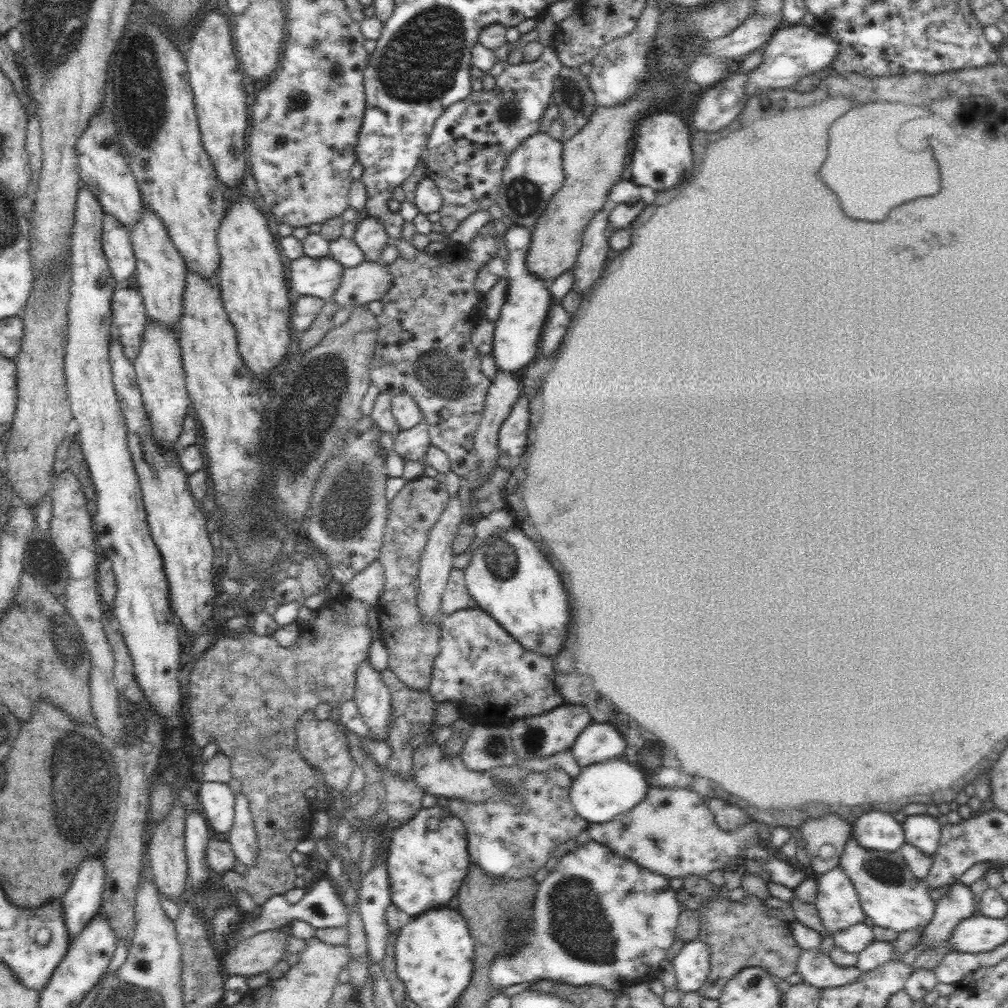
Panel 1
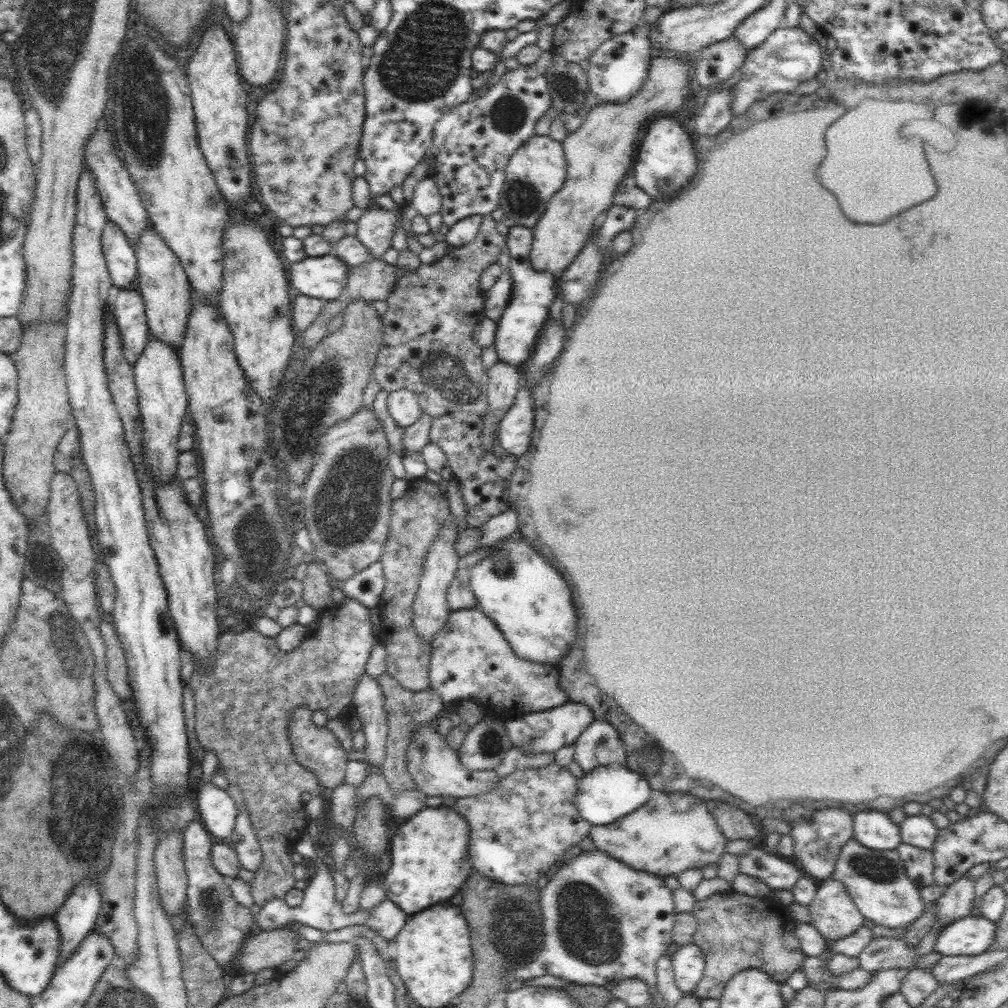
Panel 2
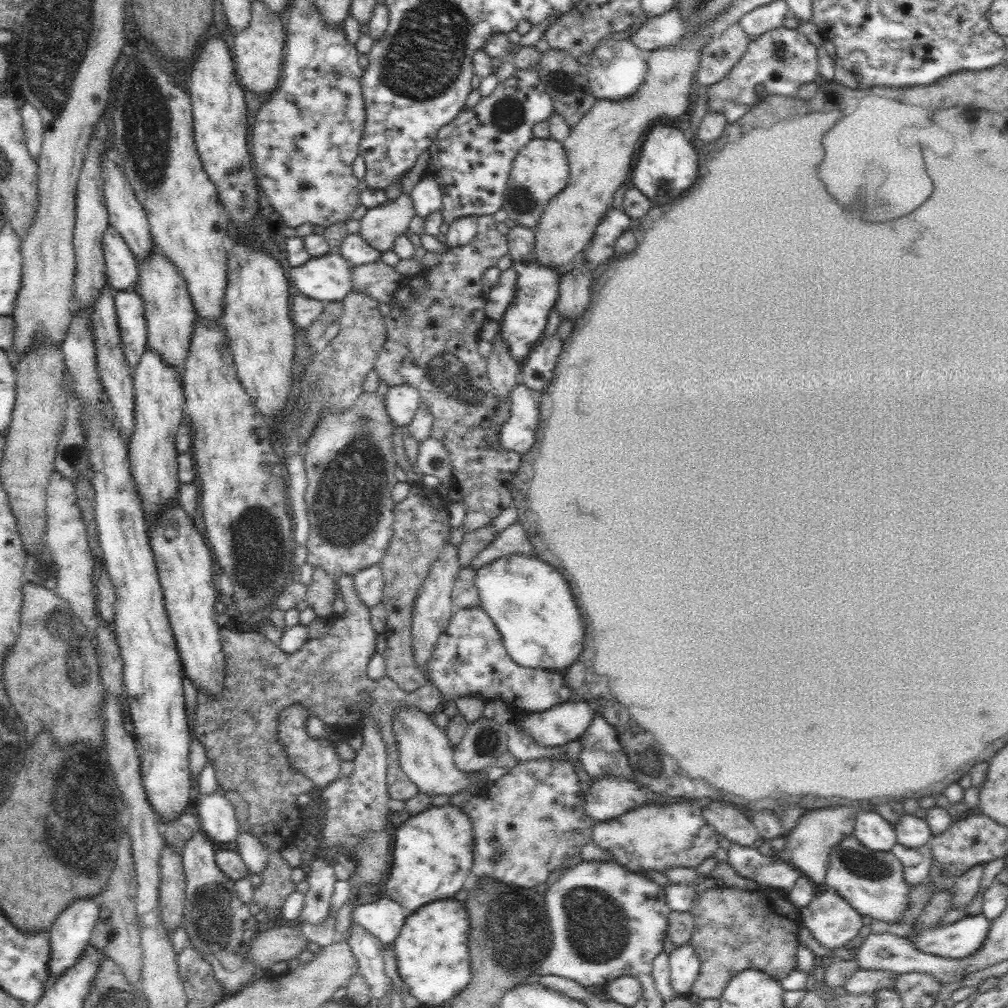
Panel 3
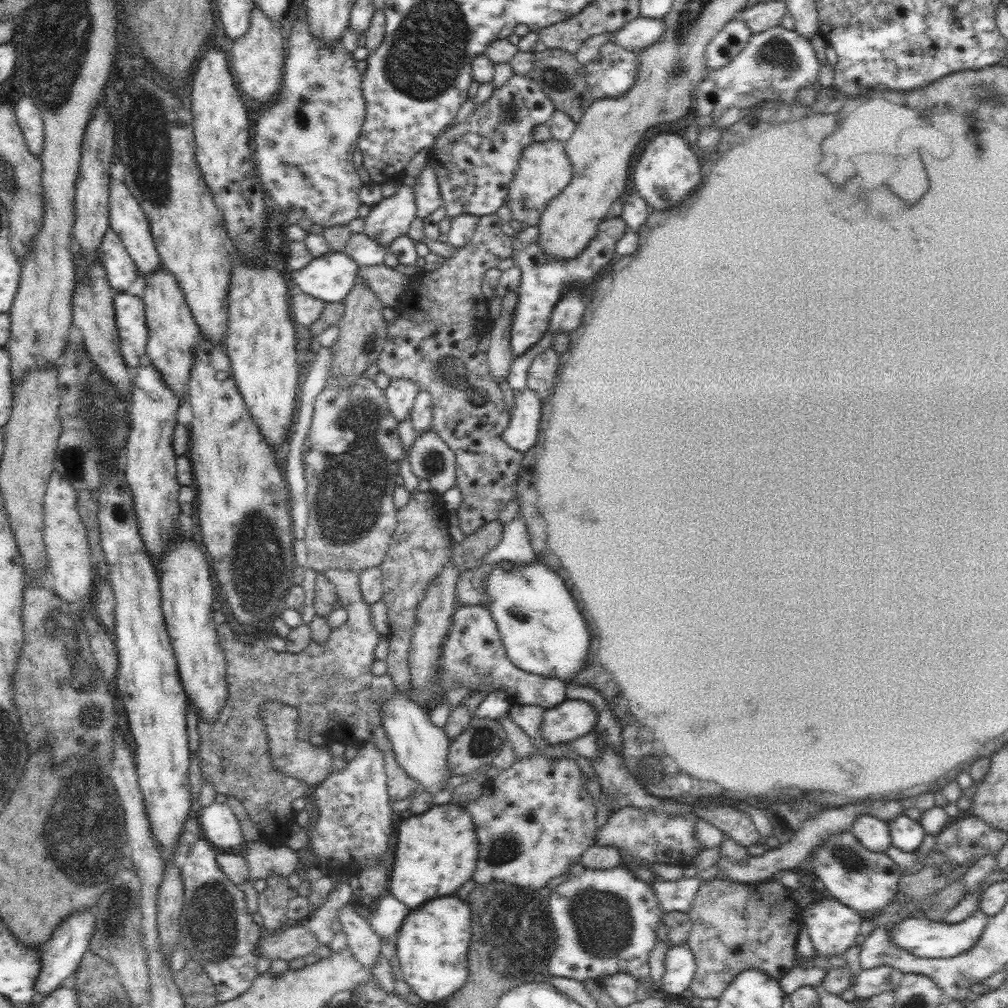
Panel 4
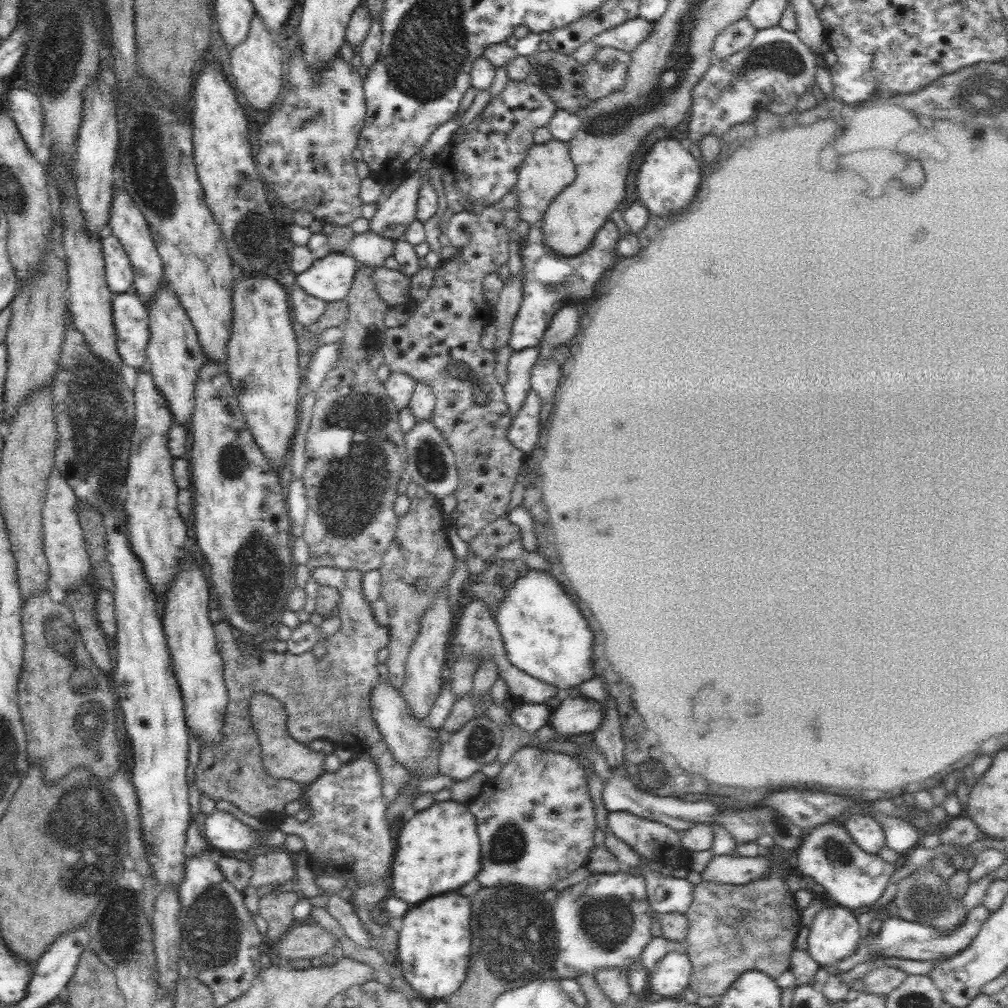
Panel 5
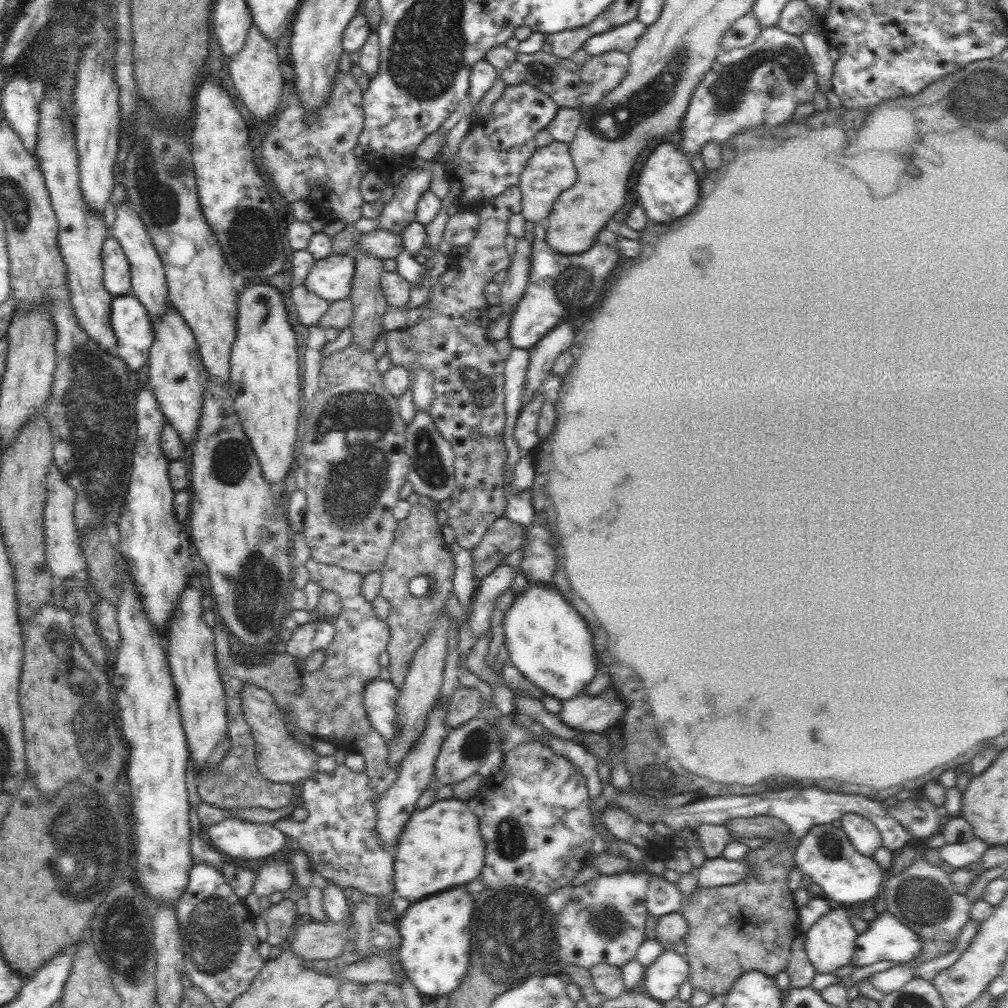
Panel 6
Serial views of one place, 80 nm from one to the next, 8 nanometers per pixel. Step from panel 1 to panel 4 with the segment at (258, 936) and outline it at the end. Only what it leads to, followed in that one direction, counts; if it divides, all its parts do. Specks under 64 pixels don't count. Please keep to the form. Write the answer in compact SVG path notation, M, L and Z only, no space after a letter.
M295 925L286 930L278 930L271 932L272 934L266 938L259 940L258 956L273 959L292 960L293 958L304 957L307 954L316 952L316 948L320 945L316 935L303 925Z

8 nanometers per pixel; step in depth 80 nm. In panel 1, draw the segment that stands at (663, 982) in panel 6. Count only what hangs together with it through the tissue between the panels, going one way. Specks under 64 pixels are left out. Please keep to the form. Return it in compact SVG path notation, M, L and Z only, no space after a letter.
M698 938L685 942L672 961L680 992L696 992L710 972L709 946Z

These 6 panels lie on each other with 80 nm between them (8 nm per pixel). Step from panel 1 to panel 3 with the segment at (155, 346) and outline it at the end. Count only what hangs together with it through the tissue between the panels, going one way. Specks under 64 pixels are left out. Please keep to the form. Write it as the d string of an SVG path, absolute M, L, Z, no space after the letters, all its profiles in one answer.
M148 348L141 356L138 366L133 370L133 387L135 390L134 420L135 429L127 445L130 472L136 483L138 494L140 495L141 507L146 514L154 517L162 512L179 496L179 474L177 461L177 448L175 447L175 436L182 420L181 412L185 406L185 394L182 385L182 373L172 366L168 366L157 350Z

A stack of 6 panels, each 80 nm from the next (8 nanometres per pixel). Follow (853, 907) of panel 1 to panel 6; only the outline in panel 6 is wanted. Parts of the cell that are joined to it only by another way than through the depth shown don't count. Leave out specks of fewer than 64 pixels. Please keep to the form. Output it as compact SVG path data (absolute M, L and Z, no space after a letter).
M845 906L831 909L815 922L805 933L805 951L810 962L814 965L815 974L830 974L841 966L851 964L856 948L858 934L850 923Z

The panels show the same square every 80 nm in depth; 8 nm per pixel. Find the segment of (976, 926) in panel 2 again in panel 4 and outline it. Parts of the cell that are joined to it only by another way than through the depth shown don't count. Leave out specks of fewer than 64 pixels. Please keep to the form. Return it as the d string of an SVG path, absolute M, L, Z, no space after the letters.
M978 909L962 922L946 923L932 921L923 915L907 917L889 930L889 937L895 946L901 946L918 958L950 958L970 950L978 942L987 923L987 914Z

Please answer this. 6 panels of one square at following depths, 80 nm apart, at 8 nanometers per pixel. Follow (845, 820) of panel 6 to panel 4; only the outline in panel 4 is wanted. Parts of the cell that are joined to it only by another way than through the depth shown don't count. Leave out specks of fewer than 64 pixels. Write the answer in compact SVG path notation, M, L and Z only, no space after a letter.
M863 814L853 820L852 834L860 844L874 852L885 851L891 845L888 823L871 814Z

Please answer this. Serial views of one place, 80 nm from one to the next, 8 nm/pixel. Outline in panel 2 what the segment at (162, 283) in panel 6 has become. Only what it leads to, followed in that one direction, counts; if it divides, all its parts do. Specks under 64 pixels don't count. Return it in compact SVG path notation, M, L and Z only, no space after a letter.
M108 129L101 135L98 135L96 130L93 132L85 144L85 169L88 169L94 178L94 186L100 193L107 218L117 224L134 245L139 241L142 231L149 226L148 211L142 204L141 196L123 163L122 155L114 150L112 136L114 132L108 132Z

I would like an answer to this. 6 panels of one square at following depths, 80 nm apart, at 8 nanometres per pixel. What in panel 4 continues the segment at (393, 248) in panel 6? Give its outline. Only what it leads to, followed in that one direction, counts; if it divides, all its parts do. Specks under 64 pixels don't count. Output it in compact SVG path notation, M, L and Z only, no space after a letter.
M353 233L346 239L345 250L360 267L376 266L385 262L388 247L372 240L367 234Z

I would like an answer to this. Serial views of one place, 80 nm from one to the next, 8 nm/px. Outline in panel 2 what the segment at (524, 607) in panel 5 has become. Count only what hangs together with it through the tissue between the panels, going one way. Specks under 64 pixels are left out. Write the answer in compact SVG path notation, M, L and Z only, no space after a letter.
M500 539L492 544L492 552L470 569L468 586L476 596L478 606L498 625L500 632L512 647L514 655L534 663L557 665L568 655L576 640L578 616L572 606L570 588L560 572L544 560L525 540Z

